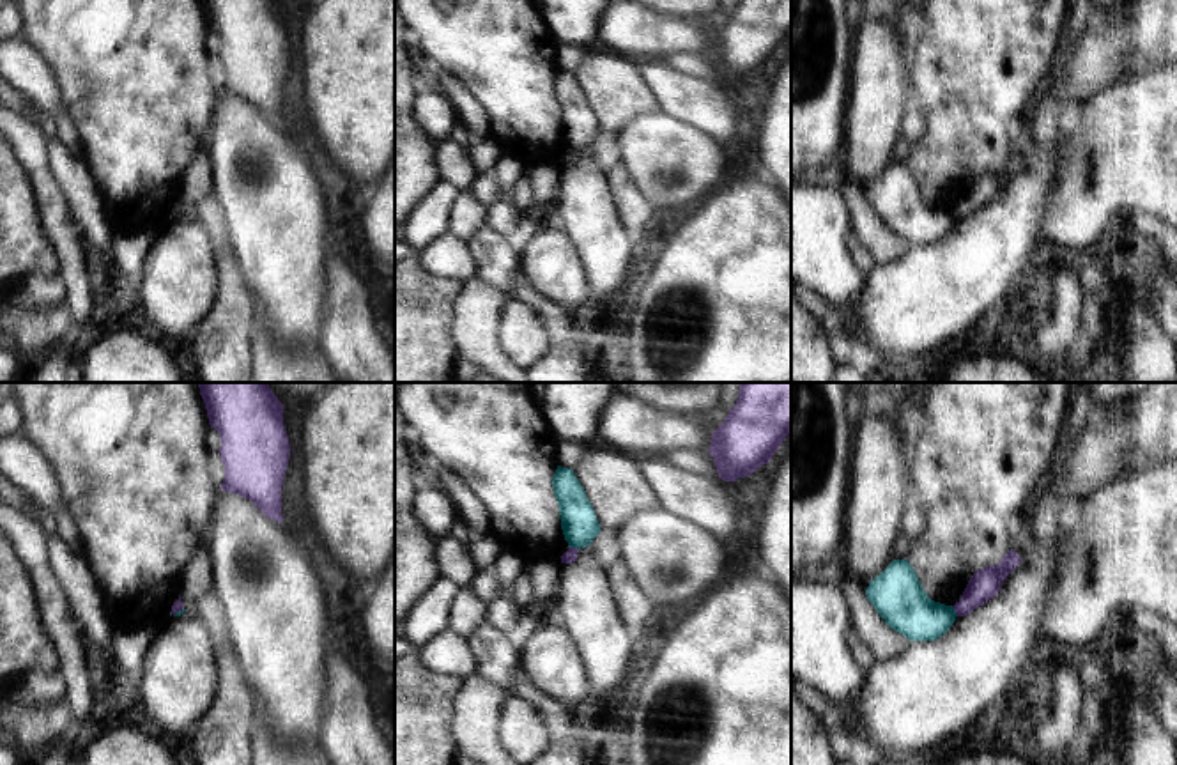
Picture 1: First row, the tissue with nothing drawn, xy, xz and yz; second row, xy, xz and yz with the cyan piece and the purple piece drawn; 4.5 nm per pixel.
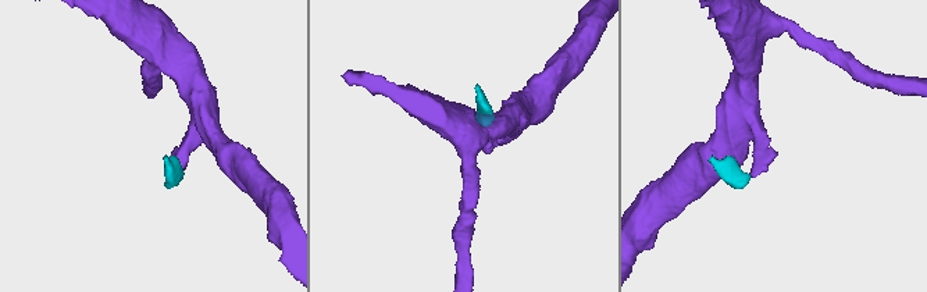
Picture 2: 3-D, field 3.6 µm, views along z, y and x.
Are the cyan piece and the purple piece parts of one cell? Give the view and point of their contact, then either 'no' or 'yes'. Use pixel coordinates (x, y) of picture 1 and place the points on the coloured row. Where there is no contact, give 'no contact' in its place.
xz (574, 546) | no

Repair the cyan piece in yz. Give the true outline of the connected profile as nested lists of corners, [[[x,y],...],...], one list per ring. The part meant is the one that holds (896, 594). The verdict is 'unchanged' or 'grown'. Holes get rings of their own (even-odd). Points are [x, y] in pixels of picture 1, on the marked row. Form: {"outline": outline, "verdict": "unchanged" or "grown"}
{"outline": [[[894,560],[869,583],[865,595],[885,623],[910,641],[942,638],[958,616],[952,606],[927,597],[908,560]]], "verdict": "unchanged"}

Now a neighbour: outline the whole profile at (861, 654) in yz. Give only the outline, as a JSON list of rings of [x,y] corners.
[[[853,627],[848,630],[848,643],[850,643],[850,648],[851,648],[853,657],[855,657],[860,664],[871,666],[871,664],[874,662],[873,657],[871,657],[871,653],[869,653],[869,650],[860,645],[860,638],[858,638],[858,634],[855,632]]]

